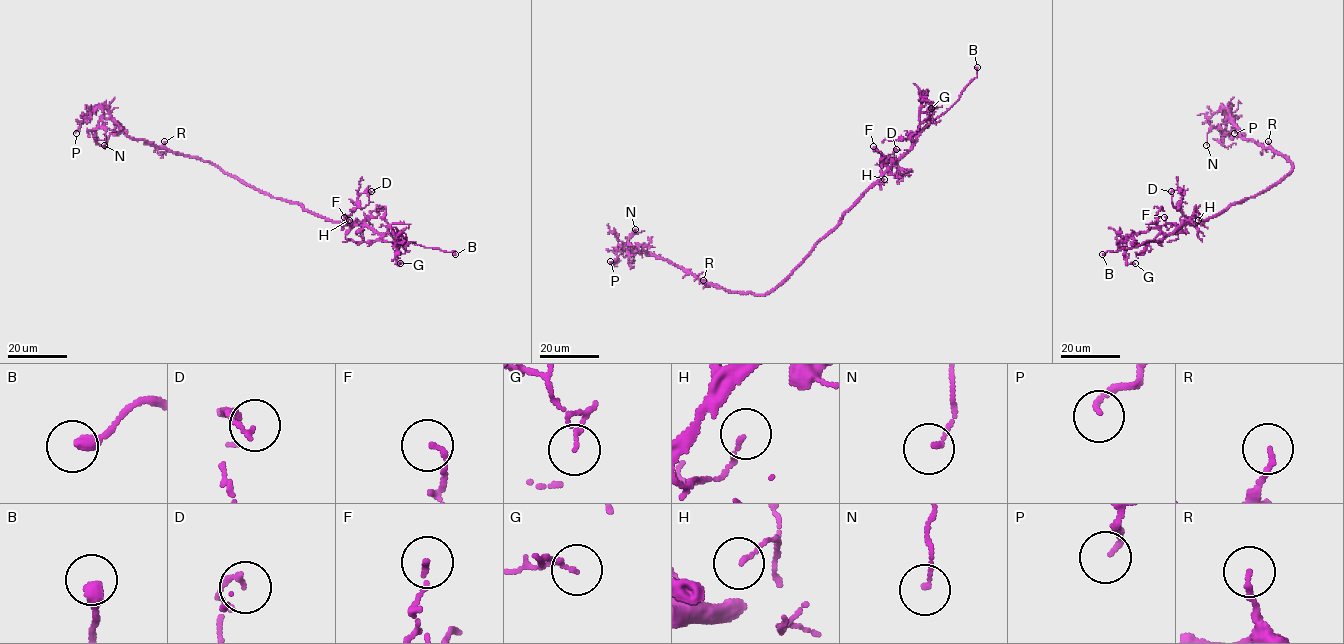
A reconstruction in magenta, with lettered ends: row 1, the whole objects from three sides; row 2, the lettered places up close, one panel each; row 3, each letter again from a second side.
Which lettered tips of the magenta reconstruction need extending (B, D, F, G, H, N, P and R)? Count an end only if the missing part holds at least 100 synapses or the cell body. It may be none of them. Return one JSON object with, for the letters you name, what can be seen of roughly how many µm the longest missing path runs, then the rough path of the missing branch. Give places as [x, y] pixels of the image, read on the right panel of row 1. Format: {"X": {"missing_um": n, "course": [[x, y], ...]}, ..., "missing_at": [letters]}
{"B": {"missing_um": 40}, "missing_at": ["B"]}

